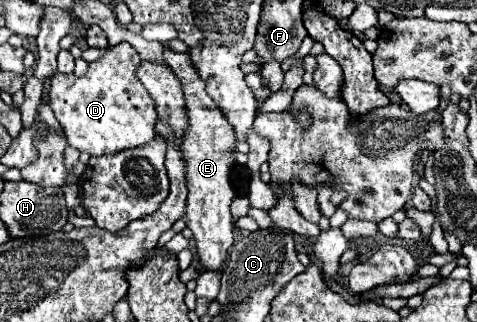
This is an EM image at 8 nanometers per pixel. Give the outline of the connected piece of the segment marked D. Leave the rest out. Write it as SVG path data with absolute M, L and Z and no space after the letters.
M122 42L110 46L102 58L90 62L84 76L60 72L52 76L50 108L72 148L98 156L138 148L154 138L154 122L158 118L156 104L148 90L136 80L136 64L140 64L138 52L128 42Z

